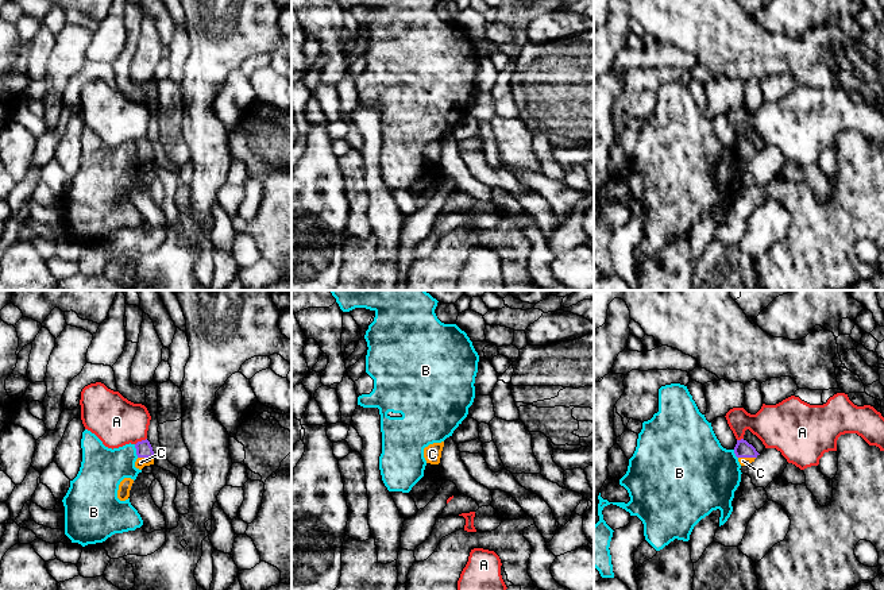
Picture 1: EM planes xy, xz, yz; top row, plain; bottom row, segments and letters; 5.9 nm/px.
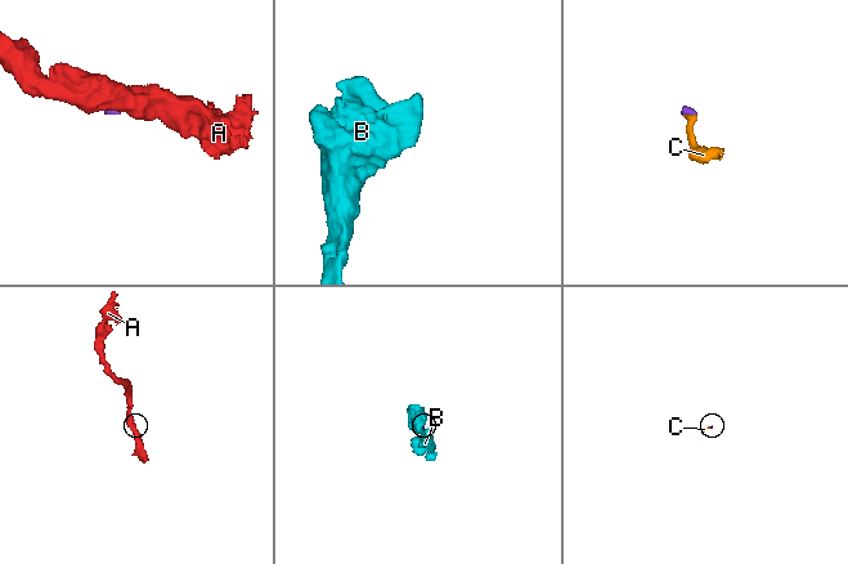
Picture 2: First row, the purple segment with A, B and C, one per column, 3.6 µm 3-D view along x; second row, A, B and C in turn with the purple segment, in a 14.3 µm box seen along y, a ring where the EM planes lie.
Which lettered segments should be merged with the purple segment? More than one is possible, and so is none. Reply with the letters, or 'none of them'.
C

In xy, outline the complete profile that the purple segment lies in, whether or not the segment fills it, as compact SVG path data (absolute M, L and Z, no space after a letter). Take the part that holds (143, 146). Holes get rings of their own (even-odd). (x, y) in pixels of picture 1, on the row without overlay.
M142 138L135 142L138 157L135 165L142 167L144 163L154 162L154 149L150 139Z

